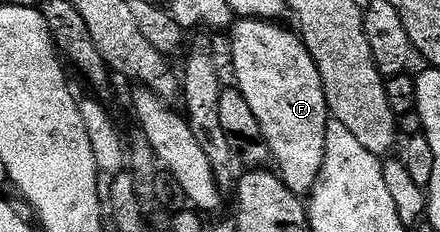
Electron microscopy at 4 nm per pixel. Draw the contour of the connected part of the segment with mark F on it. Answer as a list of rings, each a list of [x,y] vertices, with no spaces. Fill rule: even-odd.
[[[239,19],[233,25],[234,49],[230,56],[234,59],[234,76],[236,87],[244,94],[252,114],[256,114],[256,122],[260,122],[260,130],[264,130],[264,138],[270,147],[270,154],[276,167],[277,175],[300,198],[309,197],[316,186],[316,178],[322,169],[326,157],[326,124],[332,118],[326,106],[326,95],[320,78],[320,70],[312,58],[312,54],[301,42],[282,44],[282,26],[269,20]]]

